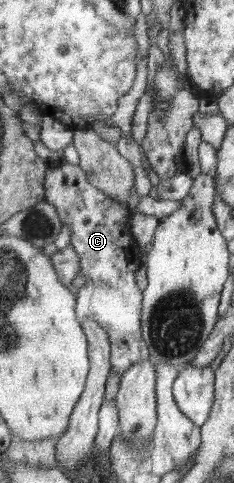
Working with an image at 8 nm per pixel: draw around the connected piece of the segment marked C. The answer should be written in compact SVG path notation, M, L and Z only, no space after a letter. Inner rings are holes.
M64 160L57 166L49 164L45 178L45 196L47 202L57 208L61 222L70 226L70 245L81 258L81 278L85 280L85 285L77 292L77 318L81 324L85 320L97 320L109 332L113 374L118 374L121 378L133 364L151 359L150 348L143 338L144 290L137 284L137 270L143 264L143 250L136 243L129 225L131 211L127 204L117 203L113 198L108 198L105 192L92 186L88 174L80 165L73 165Z

